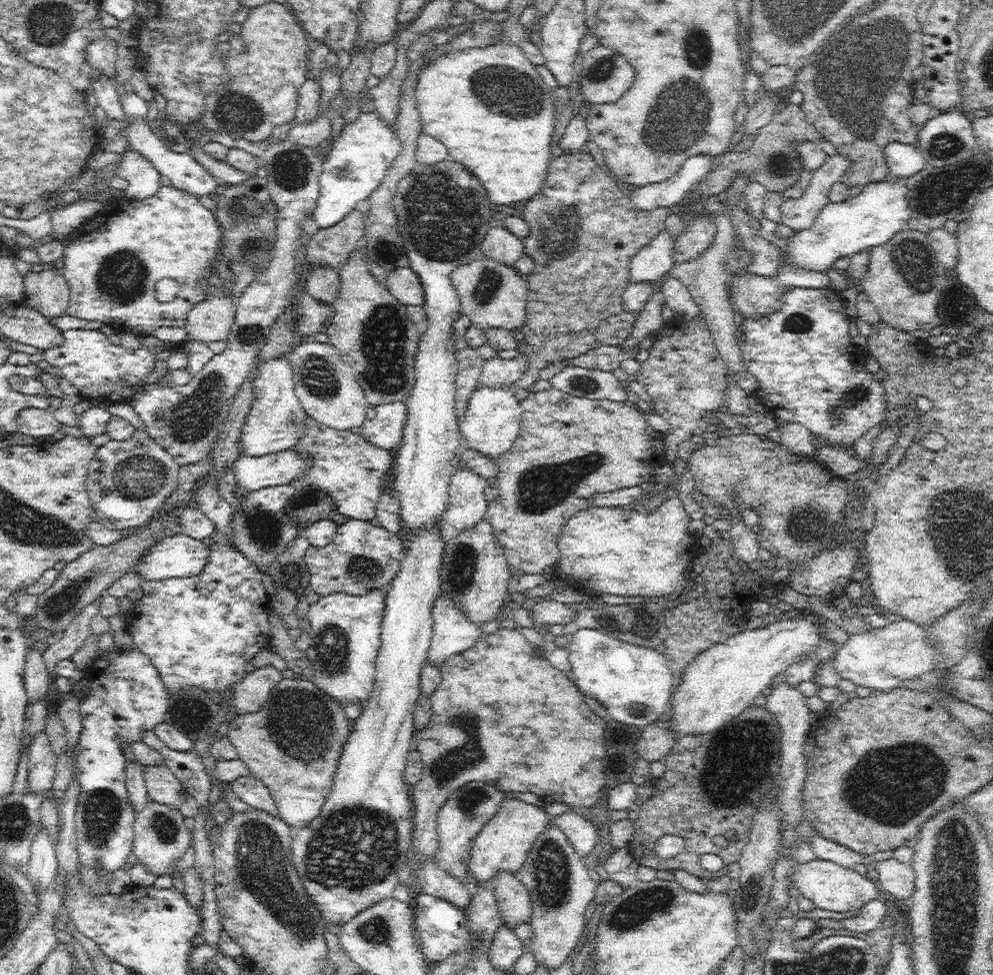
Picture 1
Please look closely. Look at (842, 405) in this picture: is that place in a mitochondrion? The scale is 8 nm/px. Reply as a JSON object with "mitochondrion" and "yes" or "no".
{"mitochondrion":"yes"}

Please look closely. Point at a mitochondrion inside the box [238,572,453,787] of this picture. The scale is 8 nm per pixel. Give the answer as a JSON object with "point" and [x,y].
{"point":[301,724]}

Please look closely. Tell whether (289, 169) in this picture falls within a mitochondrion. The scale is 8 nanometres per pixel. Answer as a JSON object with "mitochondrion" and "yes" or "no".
{"mitochondrion":"yes"}

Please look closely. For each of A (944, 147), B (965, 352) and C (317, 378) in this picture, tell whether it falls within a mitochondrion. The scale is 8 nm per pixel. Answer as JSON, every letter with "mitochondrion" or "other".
{"A":"mitochondrion","B":"other","C":"mitochondrion"}

